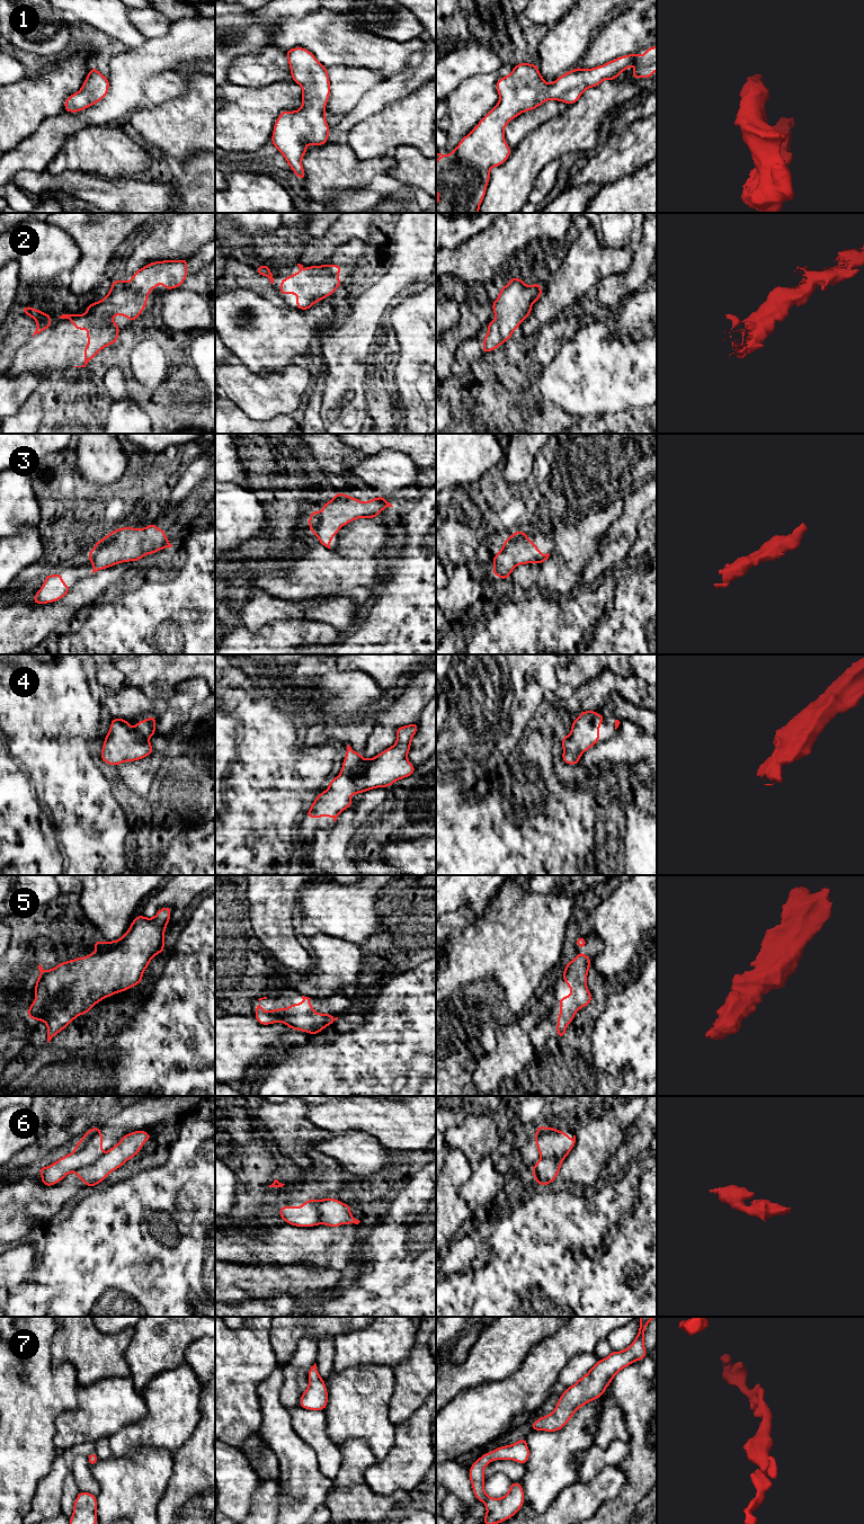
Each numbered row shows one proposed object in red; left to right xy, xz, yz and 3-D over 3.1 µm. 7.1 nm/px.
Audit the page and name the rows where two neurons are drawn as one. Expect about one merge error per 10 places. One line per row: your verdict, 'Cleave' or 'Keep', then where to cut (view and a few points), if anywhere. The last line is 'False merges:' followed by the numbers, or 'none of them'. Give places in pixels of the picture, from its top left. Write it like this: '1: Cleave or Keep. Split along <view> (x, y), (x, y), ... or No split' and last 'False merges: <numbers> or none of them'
1: Keep. No split
2: Keep. No split
3: Keep. No split
4: Keep. No split
5: Keep. No split
6: Cleave. Split along xy (104, 1153), (91, 1164), (76, 1172)
7: Keep. No split
False merges: 6

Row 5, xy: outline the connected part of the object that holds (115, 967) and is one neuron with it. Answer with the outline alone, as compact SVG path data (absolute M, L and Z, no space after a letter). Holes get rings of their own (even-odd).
M161 908L153 918L146 918L142 913L135 917L126 934L119 939L112 942L95 941L96 951L87 956L77 957L66 962L59 963L55 968L44 971L42 964L38 970L41 975L36 979L34 993L36 996L33 1004L29 1005L27 1016L30 1019L45 1022L47 1026L47 1043L61 1031L63 1031L79 1015L86 1015L104 998L121 993L134 986L142 983L142 977L151 960L164 951L164 930L169 924L171 908Z

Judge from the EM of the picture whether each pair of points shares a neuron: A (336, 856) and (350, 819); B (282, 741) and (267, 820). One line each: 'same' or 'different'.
A: same
B: same

